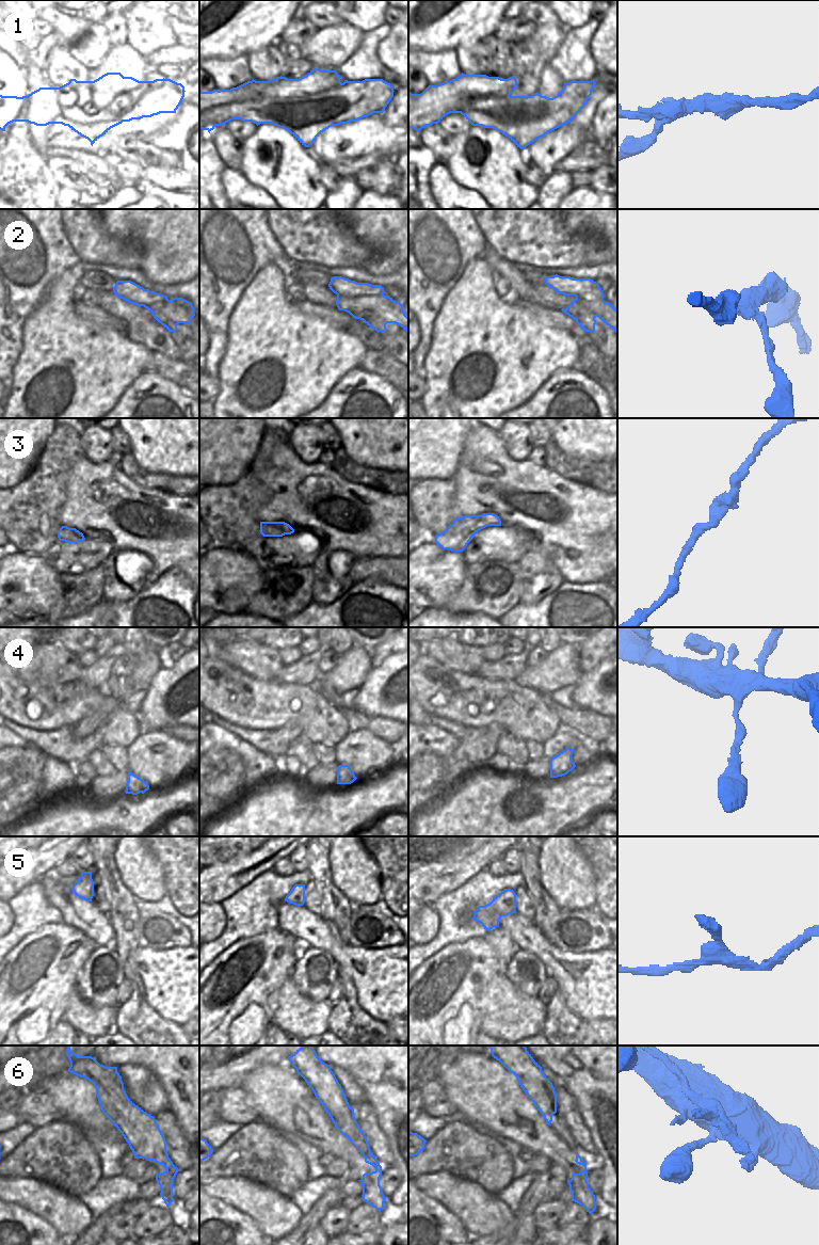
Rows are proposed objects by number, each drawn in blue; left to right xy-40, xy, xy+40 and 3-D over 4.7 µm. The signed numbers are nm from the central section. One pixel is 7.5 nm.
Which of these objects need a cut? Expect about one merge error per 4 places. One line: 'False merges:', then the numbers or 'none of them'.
False merges: 1, 6

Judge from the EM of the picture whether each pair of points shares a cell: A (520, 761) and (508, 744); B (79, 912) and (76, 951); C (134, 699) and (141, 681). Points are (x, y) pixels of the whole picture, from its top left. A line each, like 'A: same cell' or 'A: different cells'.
A: same cell
B: different cells
C: different cells

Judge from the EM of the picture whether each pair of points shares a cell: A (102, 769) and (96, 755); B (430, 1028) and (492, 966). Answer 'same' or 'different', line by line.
A: same
B: same

